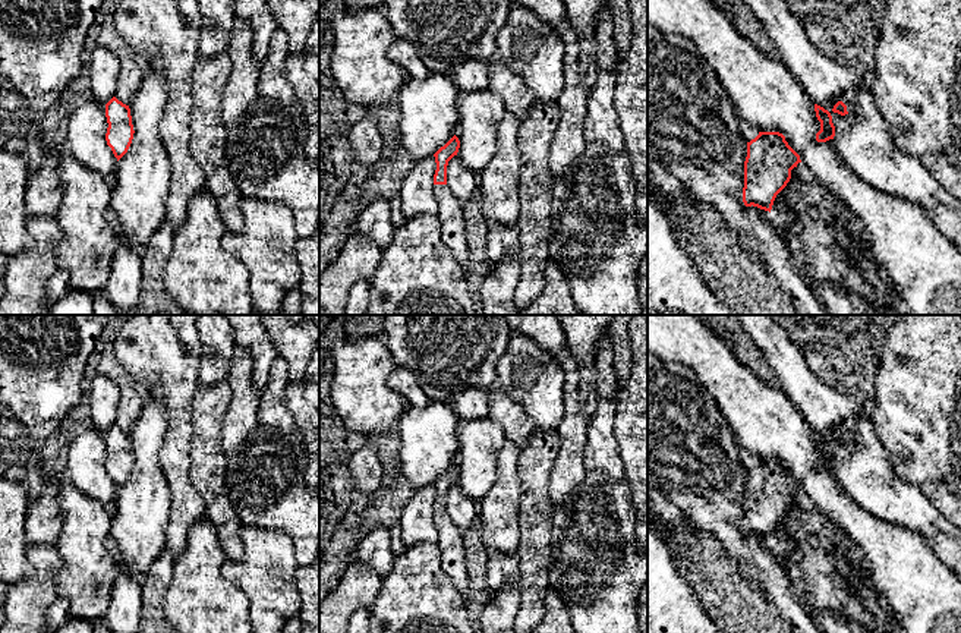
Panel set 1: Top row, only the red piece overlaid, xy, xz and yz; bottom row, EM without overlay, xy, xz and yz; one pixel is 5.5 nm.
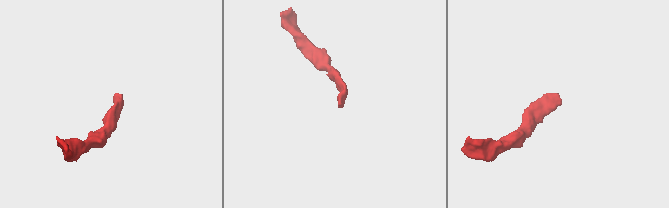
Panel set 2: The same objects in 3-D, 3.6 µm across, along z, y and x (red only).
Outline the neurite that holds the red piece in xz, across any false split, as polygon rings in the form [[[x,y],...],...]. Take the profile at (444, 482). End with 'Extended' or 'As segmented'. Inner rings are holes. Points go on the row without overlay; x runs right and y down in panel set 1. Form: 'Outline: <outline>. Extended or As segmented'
Outline: [[[454,463],[434,482],[437,491],[434,503],[434,523],[439,533],[437,545],[441,549],[442,569],[457,588],[460,596],[466,601],[469,595],[469,576],[463,535],[447,514],[447,494],[448,489],[457,484],[459,476],[460,469]]]. Extended

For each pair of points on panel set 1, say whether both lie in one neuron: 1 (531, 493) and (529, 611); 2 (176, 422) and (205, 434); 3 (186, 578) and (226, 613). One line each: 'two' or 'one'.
1: one
2: two
3: one

